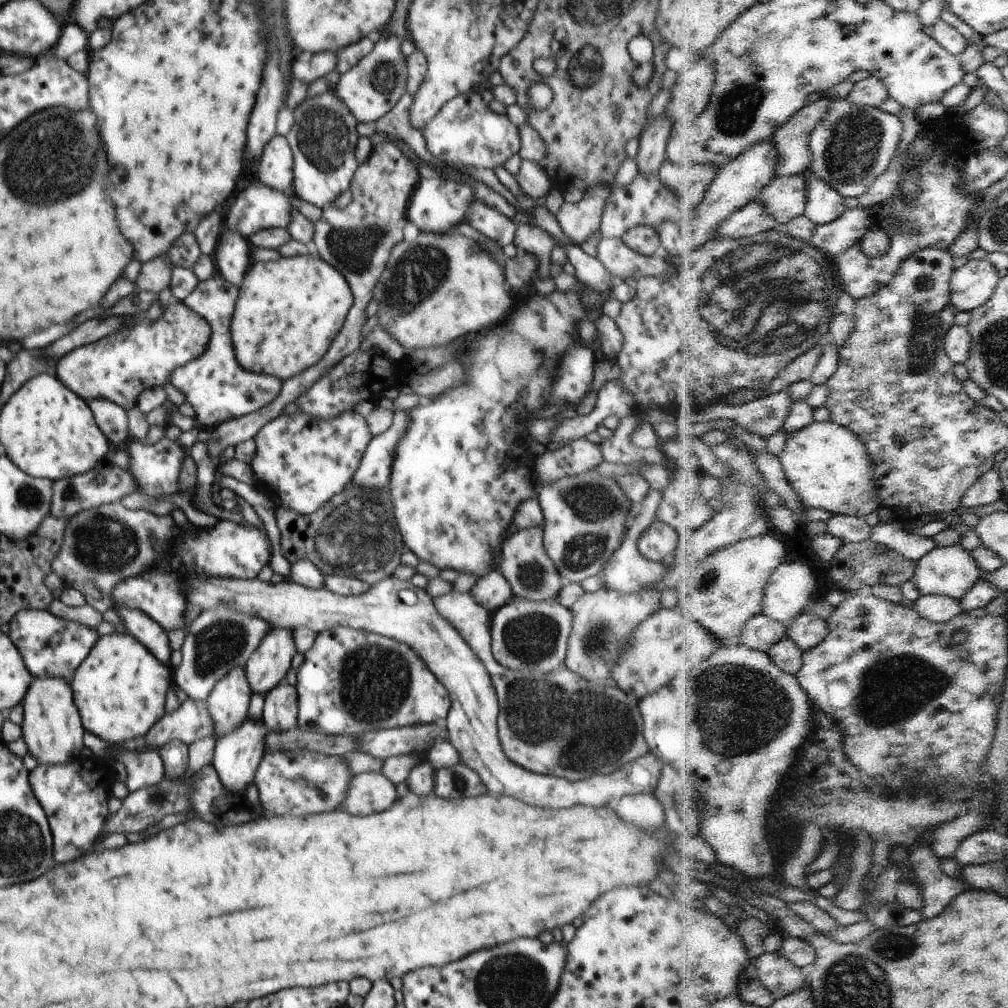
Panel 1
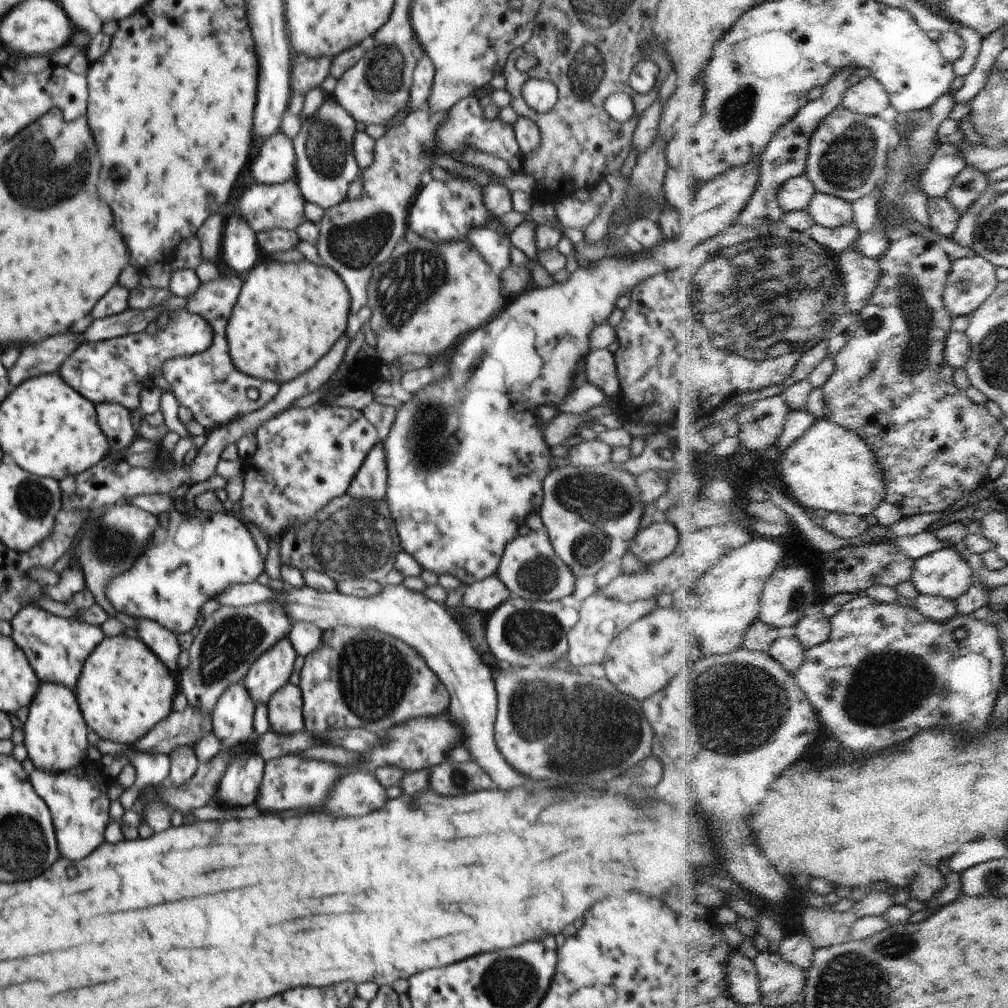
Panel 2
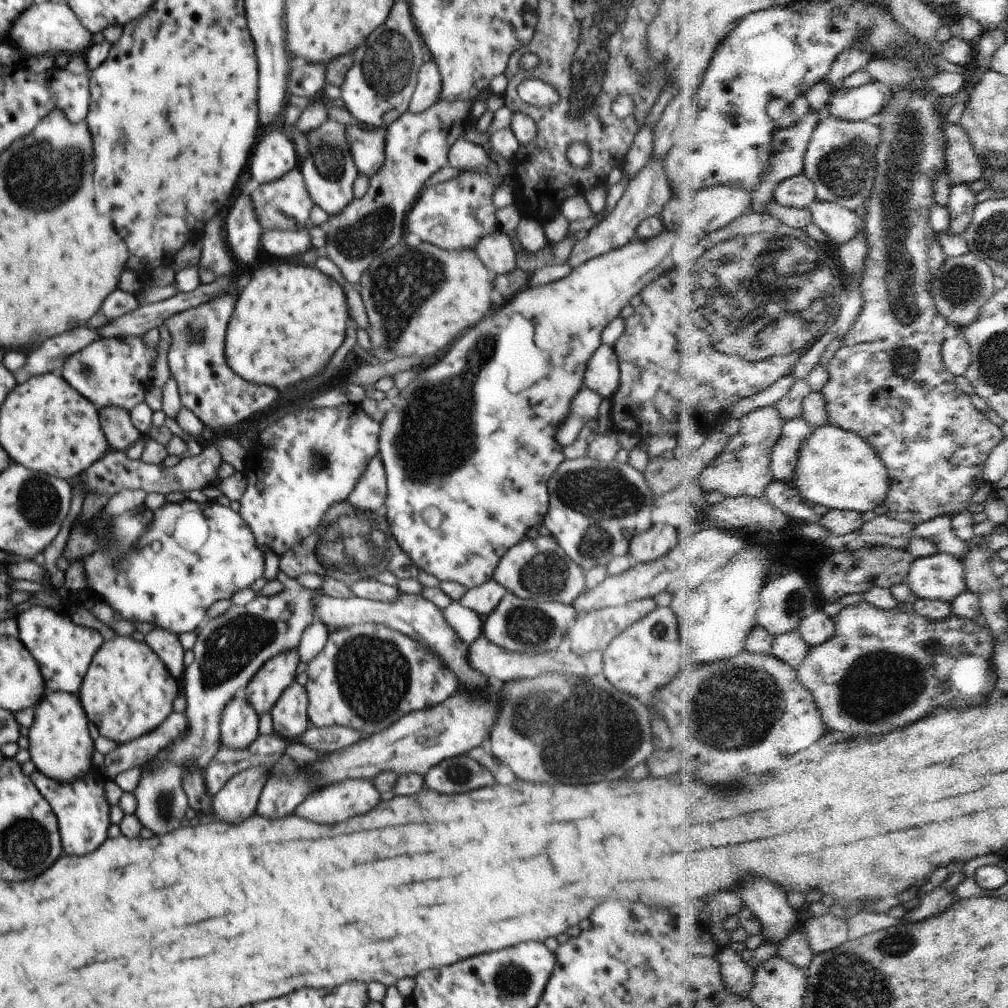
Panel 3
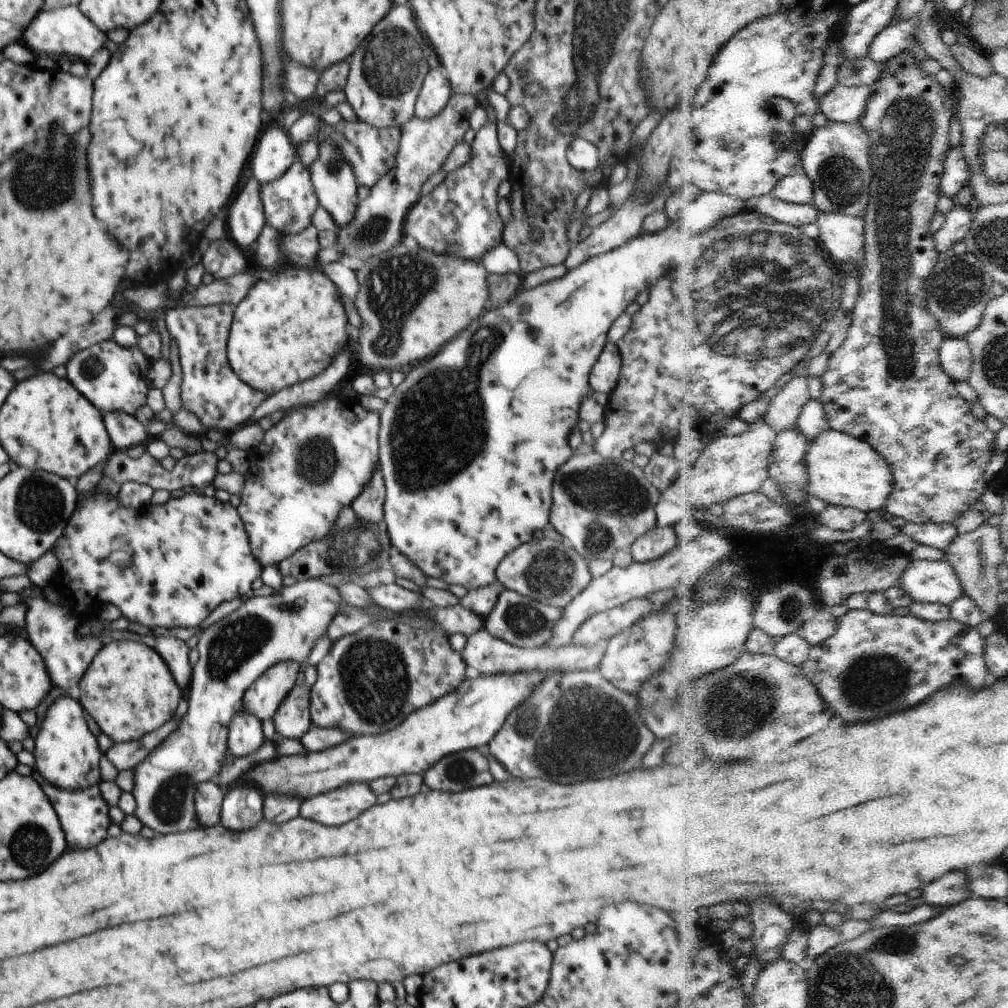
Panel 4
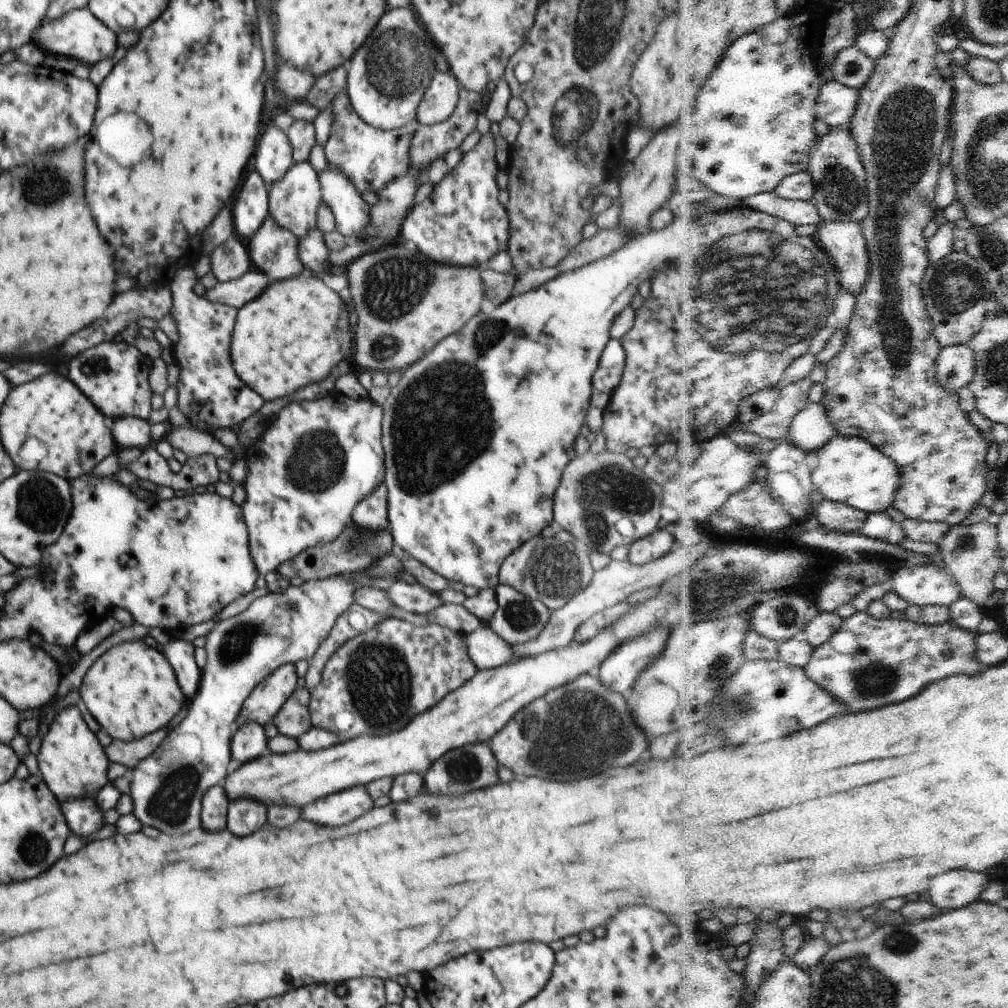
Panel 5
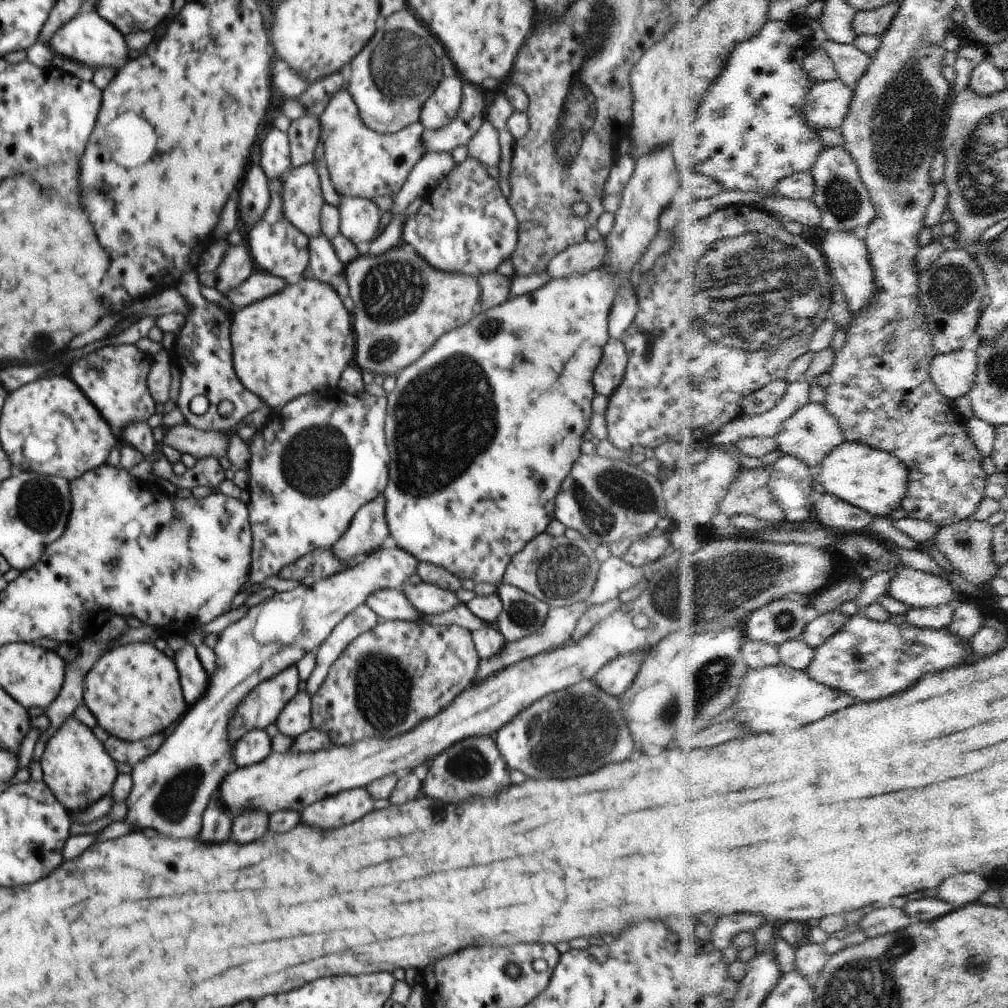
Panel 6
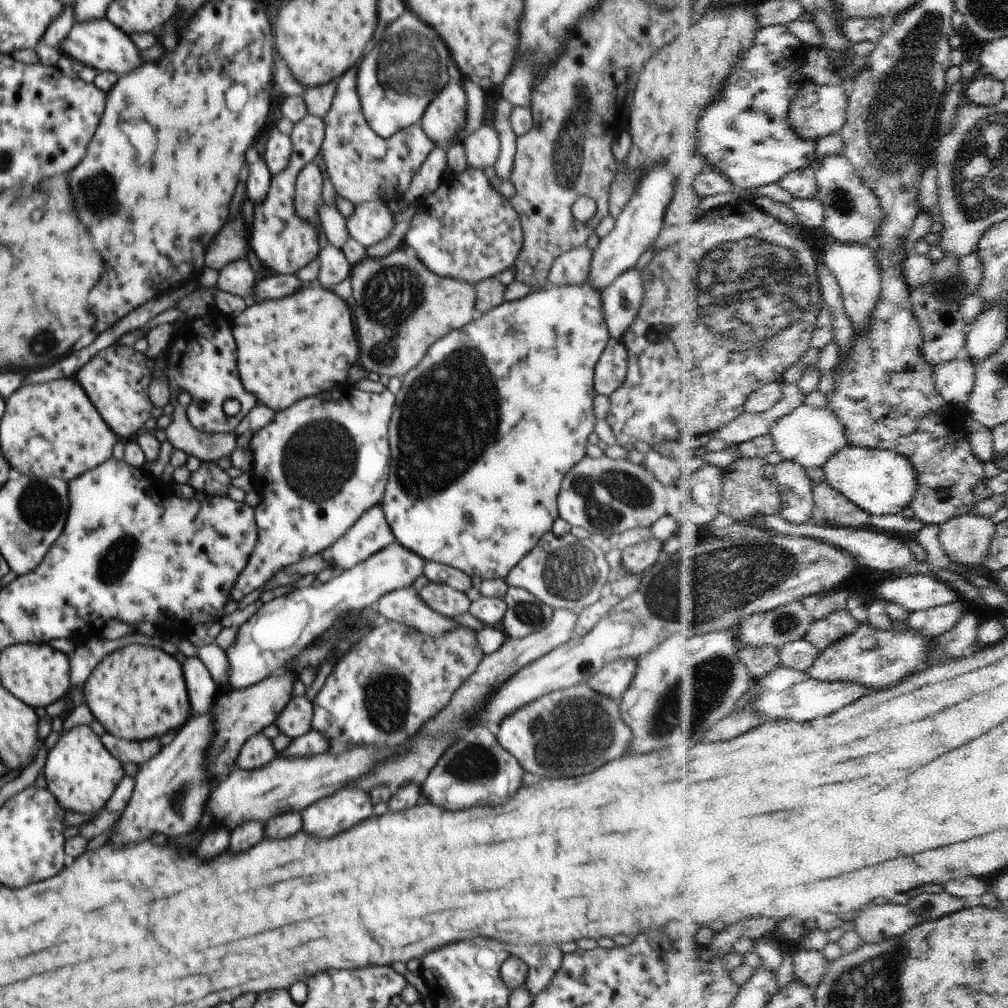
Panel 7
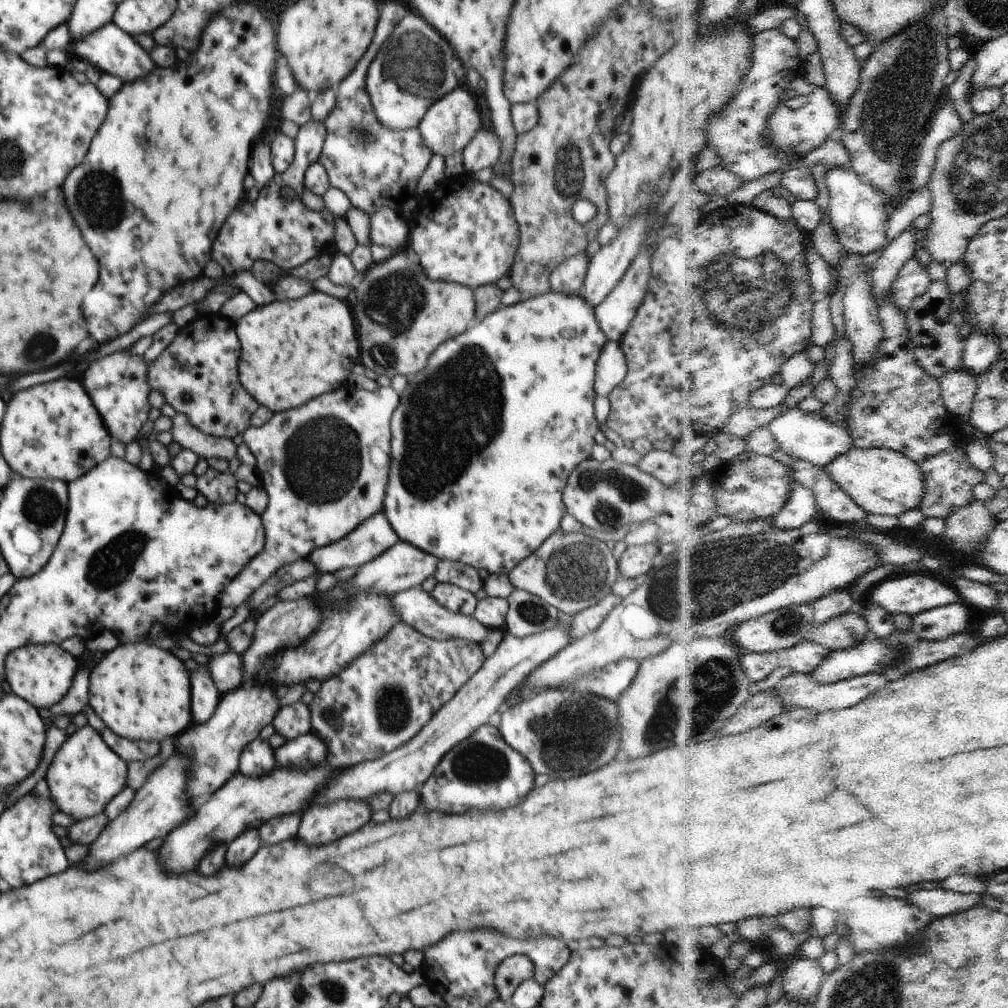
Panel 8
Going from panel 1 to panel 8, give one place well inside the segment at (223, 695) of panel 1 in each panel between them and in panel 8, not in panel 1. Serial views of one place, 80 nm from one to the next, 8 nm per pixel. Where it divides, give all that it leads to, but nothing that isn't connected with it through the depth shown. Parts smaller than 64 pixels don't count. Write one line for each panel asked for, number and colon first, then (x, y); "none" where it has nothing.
2: (232, 718)
3: (239, 722)
4: (245, 736)
5: (249, 742)
6: (253, 747)
7: (258, 750)
8: (258, 759)

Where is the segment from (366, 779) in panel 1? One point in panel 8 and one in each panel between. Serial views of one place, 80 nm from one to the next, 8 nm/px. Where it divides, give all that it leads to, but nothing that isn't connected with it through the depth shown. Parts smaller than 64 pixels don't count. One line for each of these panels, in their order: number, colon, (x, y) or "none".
2: (356, 794)
3: (337, 802)
4: (336, 808)
5: (341, 808)
6: (347, 807)
7: (349, 806)
8: (320, 824)

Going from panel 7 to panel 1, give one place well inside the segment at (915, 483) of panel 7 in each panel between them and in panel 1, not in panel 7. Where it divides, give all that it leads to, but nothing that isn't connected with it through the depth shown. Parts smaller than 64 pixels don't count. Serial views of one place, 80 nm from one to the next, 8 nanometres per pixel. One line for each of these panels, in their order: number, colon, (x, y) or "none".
1: (830, 467)
2: (834, 468)
3: (839, 469)
4: (844, 470)
5: (851, 470)
6: (878, 481)

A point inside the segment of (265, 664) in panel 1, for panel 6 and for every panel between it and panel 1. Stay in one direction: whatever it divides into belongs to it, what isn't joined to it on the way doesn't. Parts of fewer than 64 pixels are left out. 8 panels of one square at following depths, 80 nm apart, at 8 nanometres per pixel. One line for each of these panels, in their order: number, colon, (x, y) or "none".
2: (271, 671)
3: (263, 691)
4: (262, 699)
5: (263, 703)
6: (262, 706)

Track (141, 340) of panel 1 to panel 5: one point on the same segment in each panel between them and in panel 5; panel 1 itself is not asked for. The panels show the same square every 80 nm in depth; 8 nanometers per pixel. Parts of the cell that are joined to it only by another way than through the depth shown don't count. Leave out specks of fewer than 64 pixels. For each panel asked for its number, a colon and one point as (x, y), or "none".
2: (116, 370)
3: (111, 371)
4: (113, 378)
5: (115, 376)

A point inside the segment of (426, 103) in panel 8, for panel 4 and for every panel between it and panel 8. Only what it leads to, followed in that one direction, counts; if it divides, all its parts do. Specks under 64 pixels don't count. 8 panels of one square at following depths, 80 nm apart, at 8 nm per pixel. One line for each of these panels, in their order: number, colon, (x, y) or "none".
4: (386, 73)
5: (386, 81)
6: (398, 70)
7: (396, 82)

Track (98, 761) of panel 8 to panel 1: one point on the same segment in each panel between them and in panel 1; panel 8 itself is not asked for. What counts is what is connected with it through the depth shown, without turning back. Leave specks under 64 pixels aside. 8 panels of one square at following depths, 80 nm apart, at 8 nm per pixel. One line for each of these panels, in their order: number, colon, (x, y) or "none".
1: (52, 728)
2: (55, 735)
3: (60, 746)
4: (66, 752)
5: (72, 763)
6: (76, 767)
7: (81, 773)

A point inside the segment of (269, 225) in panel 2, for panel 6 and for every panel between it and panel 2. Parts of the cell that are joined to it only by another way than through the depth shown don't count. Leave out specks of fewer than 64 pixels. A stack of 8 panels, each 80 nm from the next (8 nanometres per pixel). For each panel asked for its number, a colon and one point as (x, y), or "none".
3: (285, 204)
4: (289, 202)
5: (294, 199)
6: (303, 198)

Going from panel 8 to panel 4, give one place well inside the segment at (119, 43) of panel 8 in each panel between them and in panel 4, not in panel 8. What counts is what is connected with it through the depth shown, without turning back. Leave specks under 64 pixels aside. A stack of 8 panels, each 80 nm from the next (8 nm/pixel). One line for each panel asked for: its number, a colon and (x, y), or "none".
4: (67, 31)
5: (78, 34)
6: (88, 38)
7: (100, 44)

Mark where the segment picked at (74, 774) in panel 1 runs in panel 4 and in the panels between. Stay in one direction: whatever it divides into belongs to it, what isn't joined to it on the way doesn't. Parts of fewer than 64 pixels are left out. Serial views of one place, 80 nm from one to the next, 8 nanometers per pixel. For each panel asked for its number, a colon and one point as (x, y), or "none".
2: (77, 798)
3: (82, 812)
4: (83, 815)

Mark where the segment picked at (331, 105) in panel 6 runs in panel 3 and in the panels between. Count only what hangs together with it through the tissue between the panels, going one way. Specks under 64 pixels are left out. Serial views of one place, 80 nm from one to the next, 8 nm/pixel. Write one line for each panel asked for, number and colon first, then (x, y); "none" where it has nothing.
3: (367, 147)
4: (370, 151)
5: (370, 158)

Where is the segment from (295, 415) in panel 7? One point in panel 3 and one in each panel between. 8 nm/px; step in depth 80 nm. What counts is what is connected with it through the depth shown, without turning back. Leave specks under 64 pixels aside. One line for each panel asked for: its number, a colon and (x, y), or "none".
3: (300, 465)
4: (313, 463)
5: (318, 459)
6: (319, 459)

